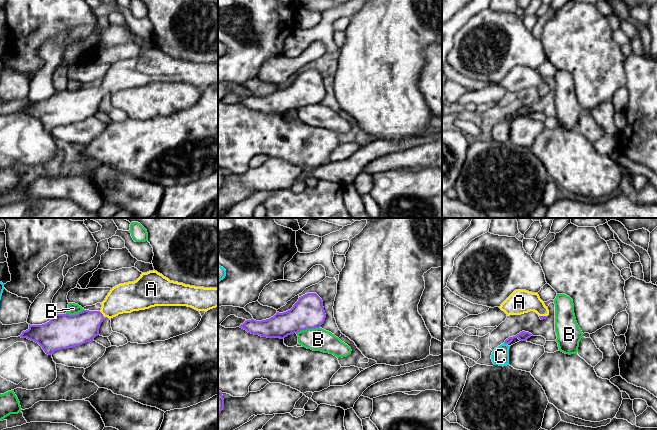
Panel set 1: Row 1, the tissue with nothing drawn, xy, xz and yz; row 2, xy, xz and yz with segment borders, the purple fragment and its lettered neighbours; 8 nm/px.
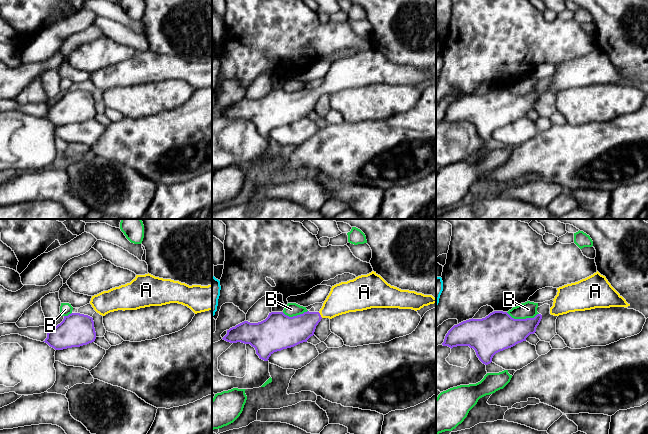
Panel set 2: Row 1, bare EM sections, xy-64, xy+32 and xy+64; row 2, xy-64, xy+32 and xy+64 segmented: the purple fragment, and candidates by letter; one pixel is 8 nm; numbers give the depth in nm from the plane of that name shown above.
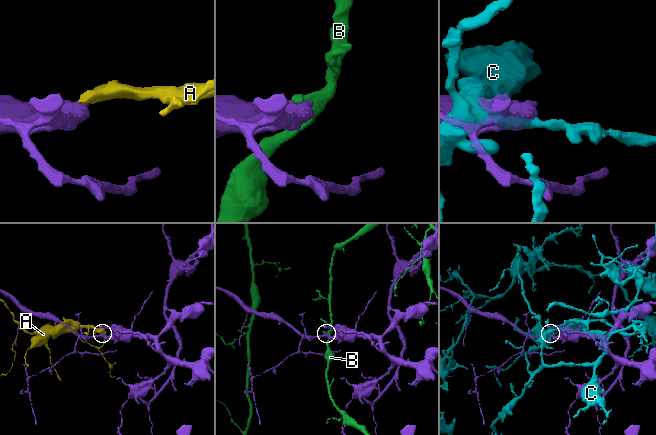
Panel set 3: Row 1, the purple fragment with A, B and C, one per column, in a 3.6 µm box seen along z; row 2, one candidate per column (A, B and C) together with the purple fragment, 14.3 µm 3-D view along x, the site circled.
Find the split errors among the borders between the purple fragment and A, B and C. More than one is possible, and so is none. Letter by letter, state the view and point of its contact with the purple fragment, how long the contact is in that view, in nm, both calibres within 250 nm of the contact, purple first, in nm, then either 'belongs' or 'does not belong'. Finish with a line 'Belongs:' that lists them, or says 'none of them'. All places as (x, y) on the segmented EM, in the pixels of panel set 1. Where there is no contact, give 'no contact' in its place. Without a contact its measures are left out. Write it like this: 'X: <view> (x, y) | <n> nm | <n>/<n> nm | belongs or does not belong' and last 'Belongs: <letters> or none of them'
A: xy (102, 314) | 60 nm | 240/240 nm | belongs
B: xz (307, 328) | 200 nm | 260/190 nm | does not belong
C: yz (505, 343) | 30 nm | 80/140 nm | does not belong
Belongs: A

